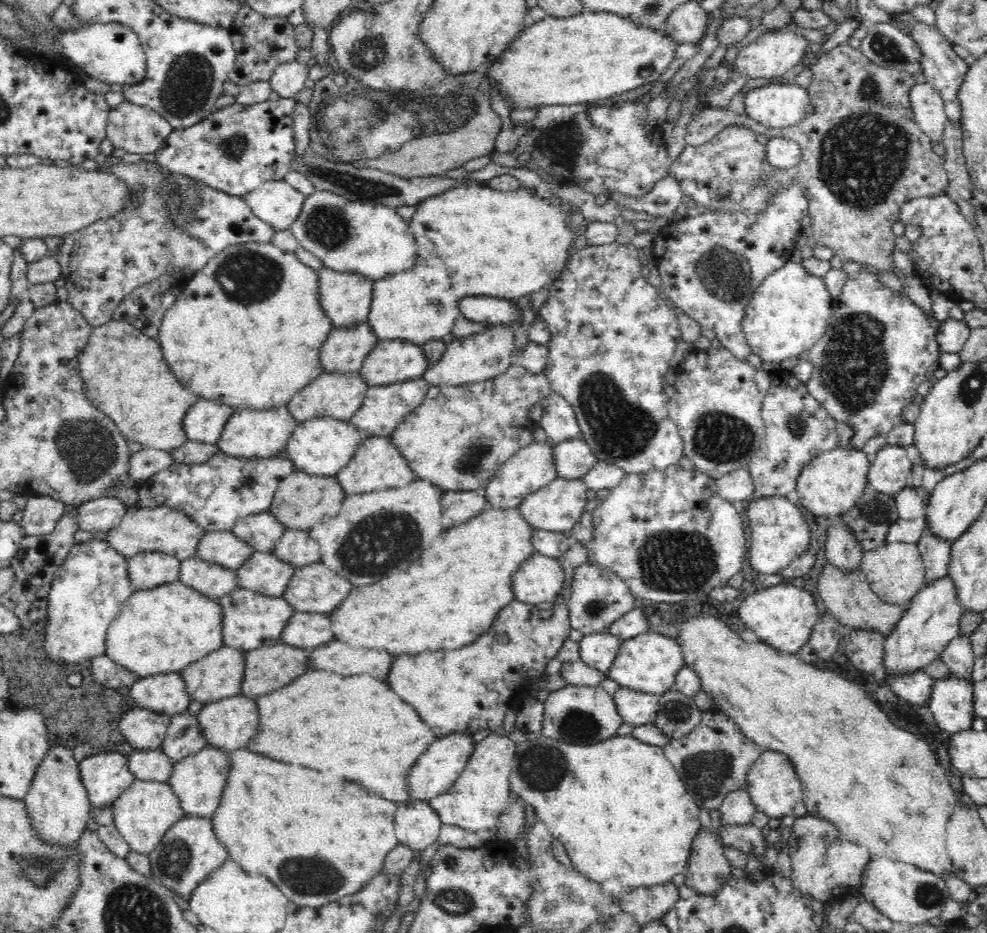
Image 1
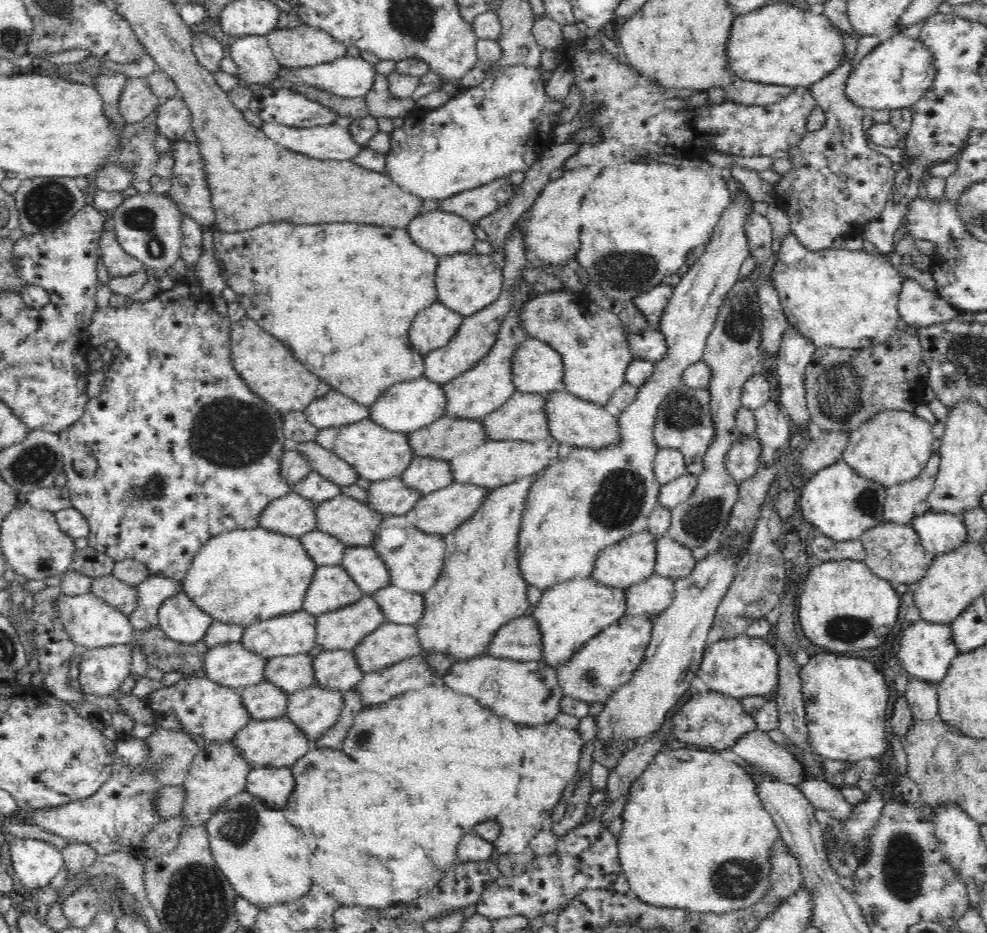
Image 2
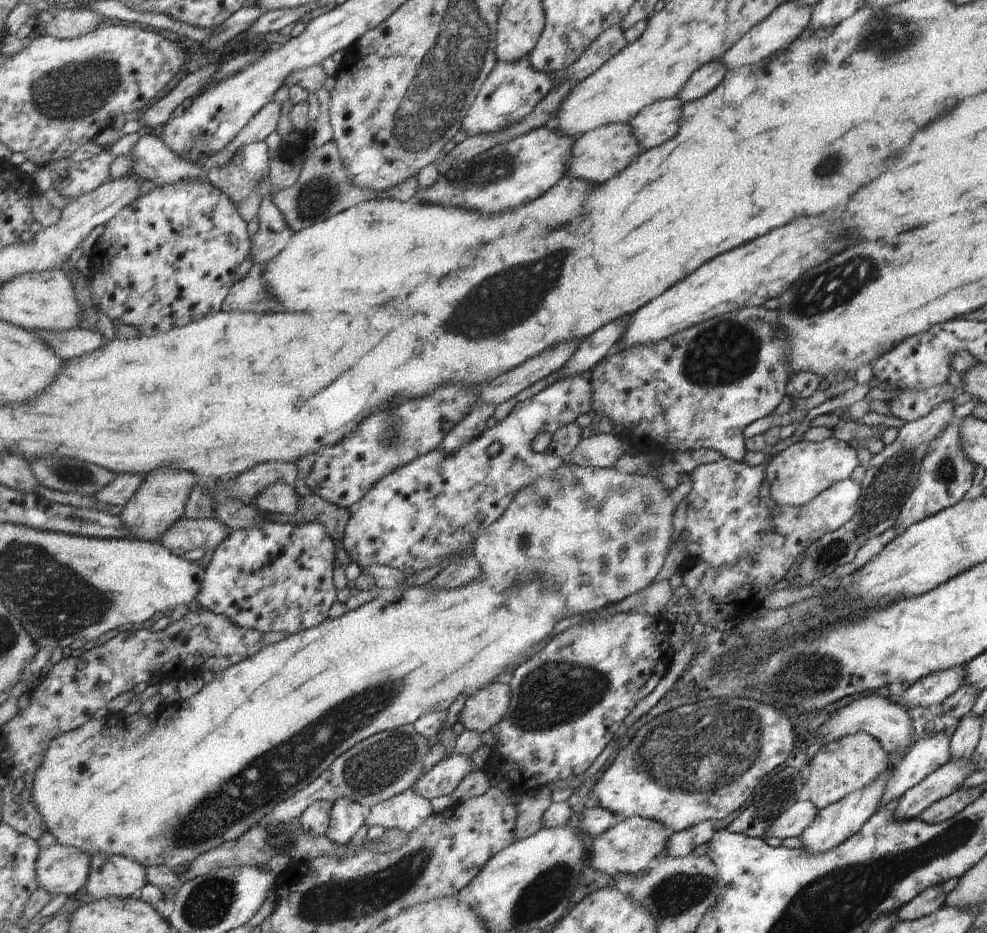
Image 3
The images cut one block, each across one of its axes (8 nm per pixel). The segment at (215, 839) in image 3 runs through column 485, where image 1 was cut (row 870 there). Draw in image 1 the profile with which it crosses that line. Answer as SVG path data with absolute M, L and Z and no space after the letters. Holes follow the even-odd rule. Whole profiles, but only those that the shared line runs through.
M540 735L533 740L526 740L517 744L514 762L510 771L511 792L519 794L522 800L526 801L526 806L531 806L538 820L544 820L548 828L552 828L551 833L568 850L568 856L573 862L574 870L583 873L591 881L598 883L602 890L620 898L623 894L628 894L631 890L640 886L654 886L655 884L670 883L674 874L684 873L687 869L689 858L692 856L693 842L702 828L700 824L700 812L698 805L694 802L693 796L687 791L687 786L678 774L674 765L670 763L662 747L655 747L638 740L632 735L618 735L601 743L591 745L571 745L554 738Z

